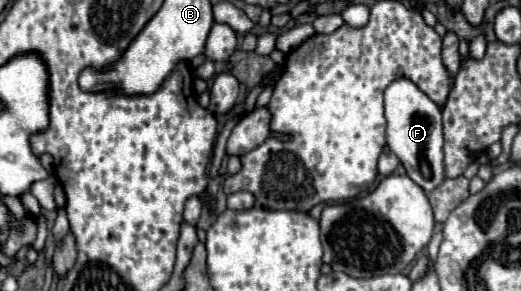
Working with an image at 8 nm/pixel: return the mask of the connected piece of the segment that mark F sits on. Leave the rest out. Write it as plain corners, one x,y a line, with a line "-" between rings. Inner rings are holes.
409,79
393,81
385,91
387,145
403,163
407,175
425,191
431,193
445,181
443,171
443,127
441,109

